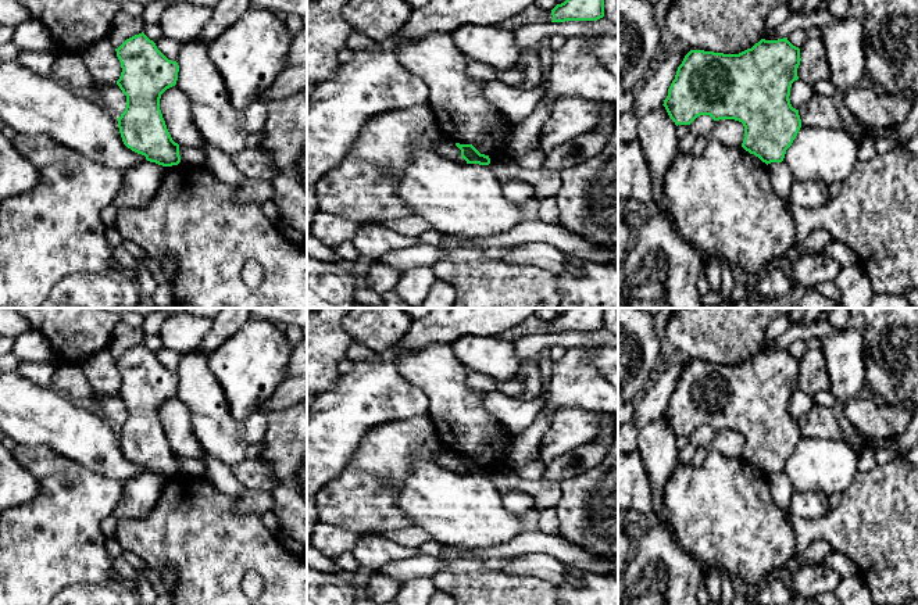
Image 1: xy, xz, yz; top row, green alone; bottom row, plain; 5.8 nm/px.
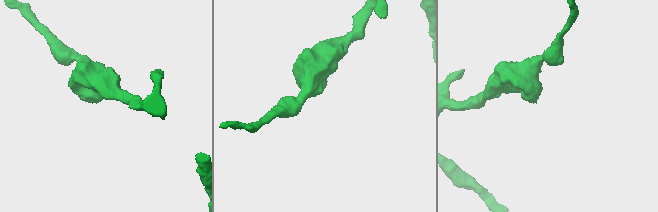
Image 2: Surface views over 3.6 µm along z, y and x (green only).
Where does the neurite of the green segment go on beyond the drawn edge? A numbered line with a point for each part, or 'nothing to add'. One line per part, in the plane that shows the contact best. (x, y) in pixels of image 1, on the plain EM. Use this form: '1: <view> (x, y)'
nothing to add

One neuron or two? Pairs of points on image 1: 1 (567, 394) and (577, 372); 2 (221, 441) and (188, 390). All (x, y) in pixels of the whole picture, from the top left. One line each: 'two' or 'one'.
1: one
2: one

